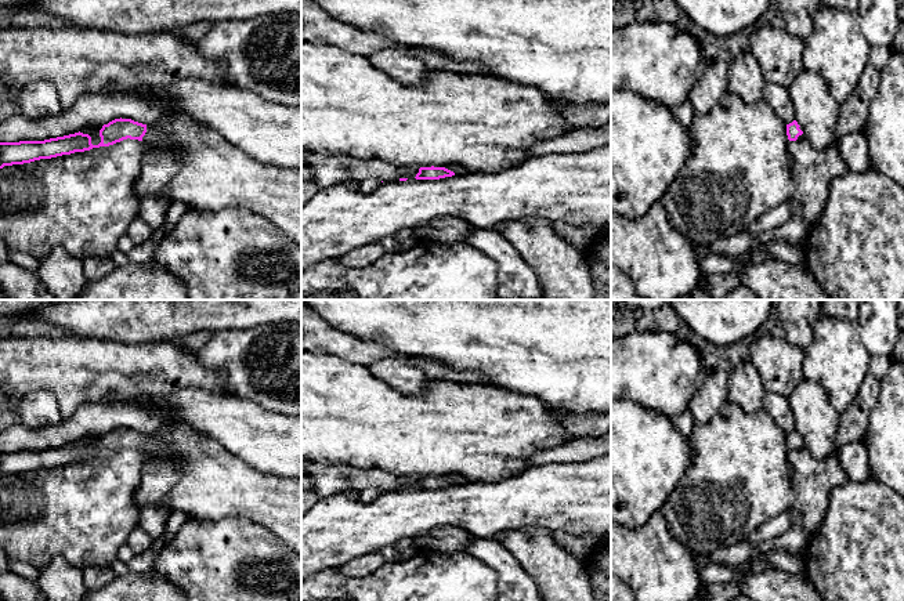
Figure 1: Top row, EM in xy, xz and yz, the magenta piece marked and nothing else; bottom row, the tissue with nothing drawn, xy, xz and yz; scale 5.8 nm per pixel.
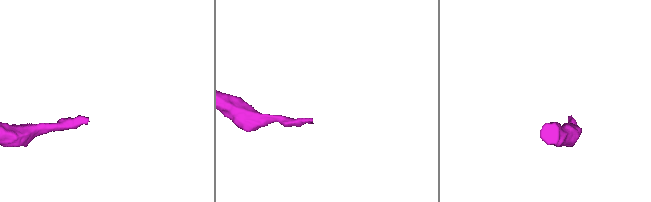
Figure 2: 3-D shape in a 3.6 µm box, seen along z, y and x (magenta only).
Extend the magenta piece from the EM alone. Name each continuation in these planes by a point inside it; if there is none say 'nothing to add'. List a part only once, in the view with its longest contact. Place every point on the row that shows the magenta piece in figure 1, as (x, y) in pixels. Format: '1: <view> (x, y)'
1: xy (152, 134)

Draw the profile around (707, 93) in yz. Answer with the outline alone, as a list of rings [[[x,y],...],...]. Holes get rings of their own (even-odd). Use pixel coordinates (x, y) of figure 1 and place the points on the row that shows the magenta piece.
[[[708,58],[701,77],[688,93],[695,115],[708,115],[728,93],[728,62]]]

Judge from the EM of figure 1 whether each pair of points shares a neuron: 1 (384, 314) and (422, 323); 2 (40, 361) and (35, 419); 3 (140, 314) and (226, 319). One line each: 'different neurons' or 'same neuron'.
1: same neuron
2: different neurons
3: same neuron

